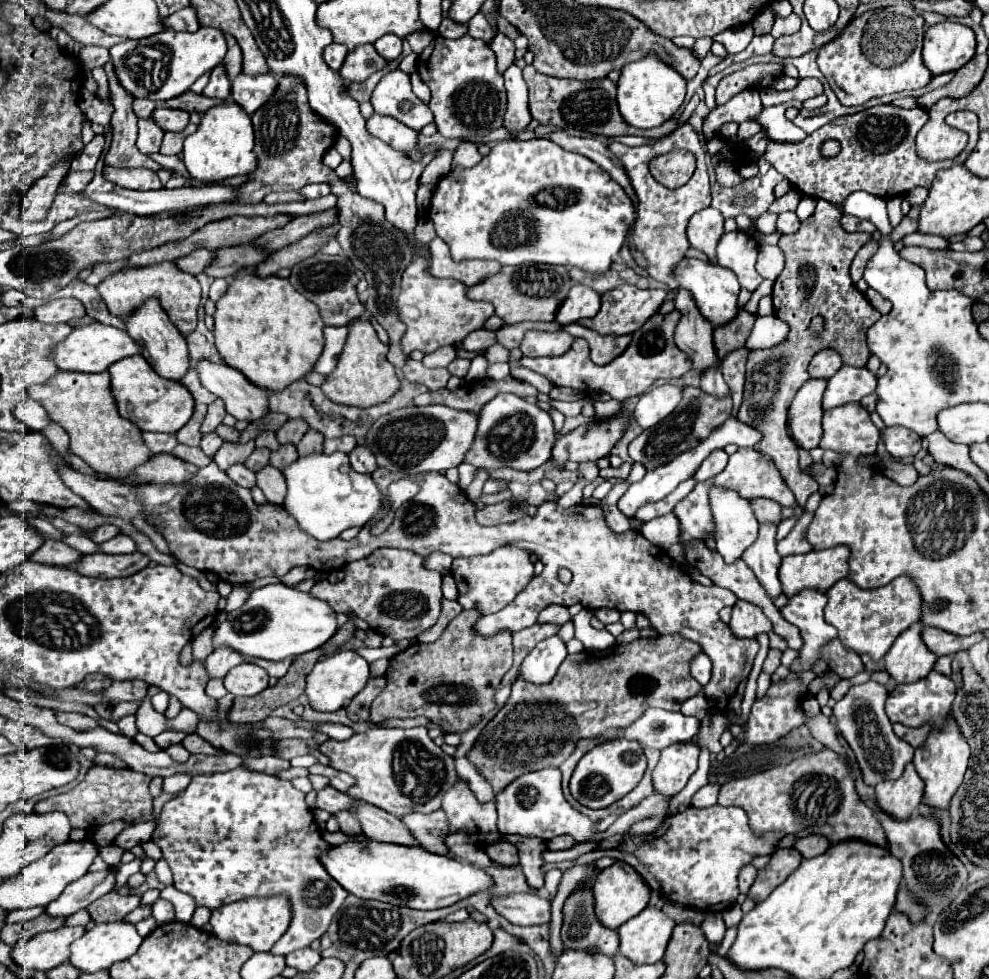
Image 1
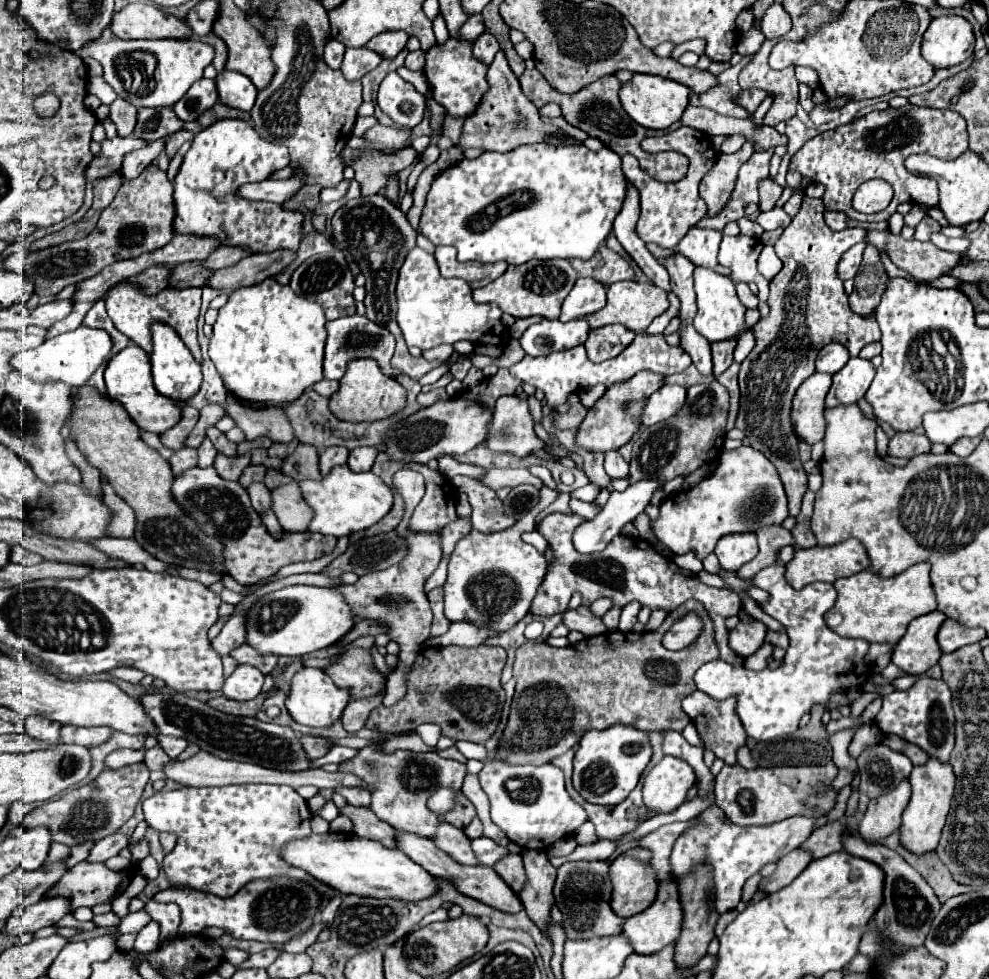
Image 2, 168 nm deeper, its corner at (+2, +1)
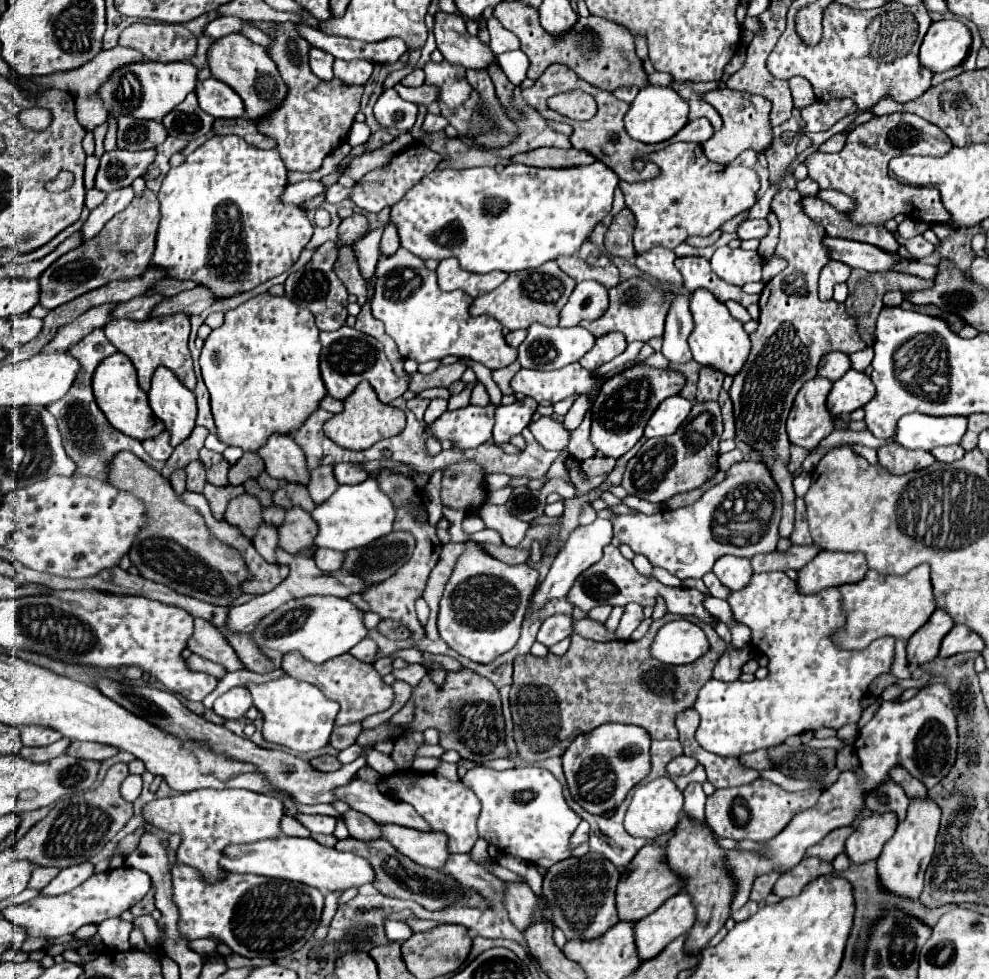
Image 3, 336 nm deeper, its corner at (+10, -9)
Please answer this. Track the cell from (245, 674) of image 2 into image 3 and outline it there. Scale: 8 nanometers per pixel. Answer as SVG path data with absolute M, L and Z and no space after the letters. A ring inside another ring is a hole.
M232 687L214 701L214 713L224 719L242 719L252 707L252 695L246 687Z

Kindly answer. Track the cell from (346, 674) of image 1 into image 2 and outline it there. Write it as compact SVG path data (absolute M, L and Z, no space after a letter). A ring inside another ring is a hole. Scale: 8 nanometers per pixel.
M302 667L290 681L286 707L298 723L304 723L304 725L310 725L310 727L328 727L328 725L332 725L334 721L340 719L348 701L350 701L350 691L332 683L332 679L328 677L328 673L324 669Z

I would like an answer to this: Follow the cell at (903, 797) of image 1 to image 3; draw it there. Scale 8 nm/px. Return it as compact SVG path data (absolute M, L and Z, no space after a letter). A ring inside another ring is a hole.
M870 815L862 819L856 831L846 839L846 855L852 863L862 865L872 859L878 859L884 843L896 831L896 815Z

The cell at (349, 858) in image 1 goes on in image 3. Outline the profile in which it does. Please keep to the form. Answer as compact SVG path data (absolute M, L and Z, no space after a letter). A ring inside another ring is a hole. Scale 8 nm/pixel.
M280 835L276 839L262 839L246 845L230 845L224 849L218 865L222 871L228 871L228 873L254 873L254 875L298 881L298 883L316 887L322 893L360 887L360 885L372 883L372 877L374 877L372 865L354 853L340 853L336 849L316 843L310 837L300 839L300 837L288 837L288 835Z

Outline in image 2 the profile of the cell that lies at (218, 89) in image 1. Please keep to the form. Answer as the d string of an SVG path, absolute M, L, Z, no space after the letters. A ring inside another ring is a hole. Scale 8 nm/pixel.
M200 79L196 81L188 93L174 105L176 115L182 121L196 121L206 109L210 109L218 101L218 89L214 79Z

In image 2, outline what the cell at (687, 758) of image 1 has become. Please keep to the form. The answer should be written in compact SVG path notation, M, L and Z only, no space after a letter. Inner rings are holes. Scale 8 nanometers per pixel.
M664 755L664 759L644 777L644 805L662 813L676 811L686 801L686 793L694 781L696 773L686 761Z

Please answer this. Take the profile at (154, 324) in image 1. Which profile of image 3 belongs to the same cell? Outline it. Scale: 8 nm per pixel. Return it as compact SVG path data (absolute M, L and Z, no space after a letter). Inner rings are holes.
M160 367L152 377L148 401L154 415L170 433L172 447L186 441L196 425L196 399L166 367Z

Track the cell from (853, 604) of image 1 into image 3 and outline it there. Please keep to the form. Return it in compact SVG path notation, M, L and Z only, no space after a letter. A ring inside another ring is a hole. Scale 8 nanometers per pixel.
M926 563L914 567L906 575L880 575L876 571L868 571L862 581L842 585L840 591L844 595L844 609L848 619L844 631L834 639L840 643L840 647L848 649L864 649L874 639L884 635L908 641L936 609L930 585L930 567Z

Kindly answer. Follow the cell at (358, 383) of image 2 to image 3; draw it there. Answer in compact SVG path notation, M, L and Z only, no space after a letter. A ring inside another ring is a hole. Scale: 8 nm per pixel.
M360 383L356 391L344 401L344 411L328 419L328 423L324 423L324 433L344 449L364 451L364 449L370 449L374 443L378 443L380 439L400 435L404 431L404 425L406 425L406 417L400 409L380 403L380 399L376 397L376 391L372 391L368 383Z

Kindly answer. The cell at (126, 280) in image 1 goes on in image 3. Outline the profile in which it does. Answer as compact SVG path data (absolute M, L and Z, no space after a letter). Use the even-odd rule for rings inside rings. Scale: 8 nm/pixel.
M170 315L170 317L156 317L150 321L130 321L130 319L116 319L104 327L104 333L112 341L112 345L130 357L138 371L138 385L148 393L152 375L158 367L170 369L190 391L196 387L196 377L192 369L192 357L188 351L188 335L190 335L190 321L186 315Z

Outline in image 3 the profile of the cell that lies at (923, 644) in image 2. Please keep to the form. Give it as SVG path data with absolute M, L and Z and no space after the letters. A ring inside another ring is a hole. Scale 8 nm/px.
M936 609L928 619L928 623L920 627L916 635L912 635L912 639L908 639L908 647L906 647L908 663L922 665L938 657L940 643L952 627L954 627L952 617L944 609Z

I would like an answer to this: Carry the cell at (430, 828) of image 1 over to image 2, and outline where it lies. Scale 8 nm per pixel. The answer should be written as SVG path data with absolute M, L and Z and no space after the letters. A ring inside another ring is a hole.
M442 821L436 827L436 835L432 837L432 841L436 843L436 847L440 851L450 855L454 861L458 861L462 865L478 865L478 861L470 849L470 839L464 835L462 829Z

